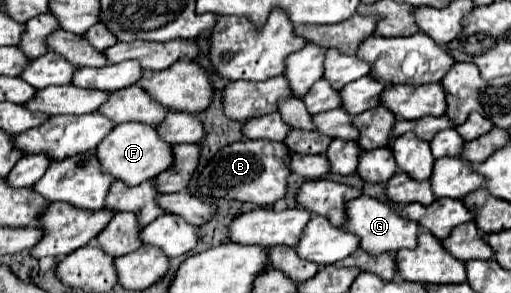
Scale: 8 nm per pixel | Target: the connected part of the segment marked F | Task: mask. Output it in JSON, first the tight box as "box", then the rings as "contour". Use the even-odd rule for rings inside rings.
{"box":[96,123,172,185],"contour":[[[120,123],[96,147],[96,157],[106,173],[122,179],[128,185],[140,185],[160,175],[160,171],[168,171],[168,167],[172,167],[172,145],[160,139],[156,127],[148,127],[146,123]]]}

